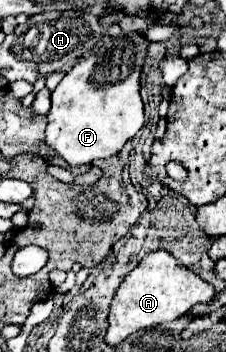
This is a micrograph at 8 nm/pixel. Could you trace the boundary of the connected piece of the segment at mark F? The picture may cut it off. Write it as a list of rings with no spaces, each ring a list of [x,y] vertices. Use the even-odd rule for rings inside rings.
[[[131,33],[127,37],[105,37],[101,47],[87,59],[79,61],[57,85],[51,93],[51,111],[47,115],[47,129],[45,129],[45,143],[63,157],[69,165],[89,165],[95,159],[107,159],[117,155],[123,145],[135,137],[135,133],[143,127],[143,101],[139,95],[139,75],[141,65],[147,53],[149,41],[143,39],[139,33]]]

